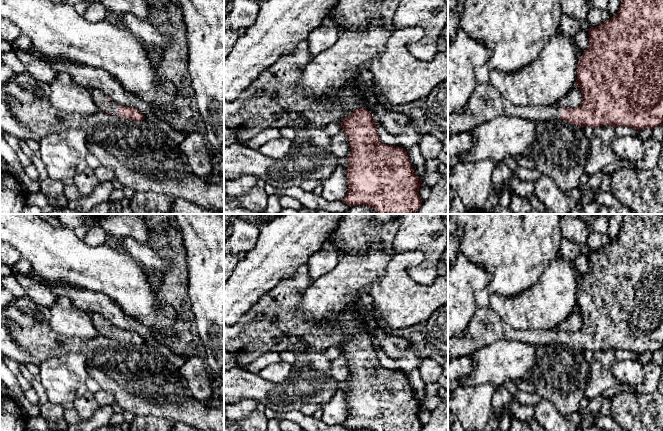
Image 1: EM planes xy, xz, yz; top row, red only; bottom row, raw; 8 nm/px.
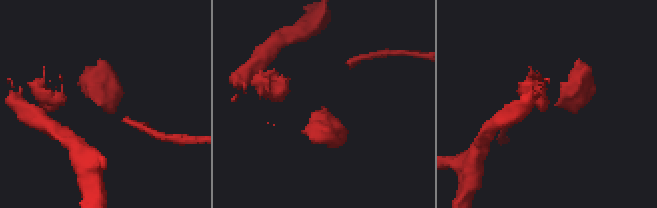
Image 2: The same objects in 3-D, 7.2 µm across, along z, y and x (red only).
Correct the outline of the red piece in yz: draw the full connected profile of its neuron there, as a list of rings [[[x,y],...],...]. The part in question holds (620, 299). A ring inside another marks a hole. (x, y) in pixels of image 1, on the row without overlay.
[[[624,214],[617,238],[605,247],[588,254],[589,268],[577,289],[576,309],[582,317],[579,331],[518,330],[510,327],[490,307],[478,308],[468,327],[458,336],[448,338],[448,360],[472,356],[476,351],[499,340],[527,342],[538,348],[545,344],[566,344],[579,351],[632,351],[637,357],[663,348],[663,214]]]

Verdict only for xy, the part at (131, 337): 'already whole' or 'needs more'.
needs more

